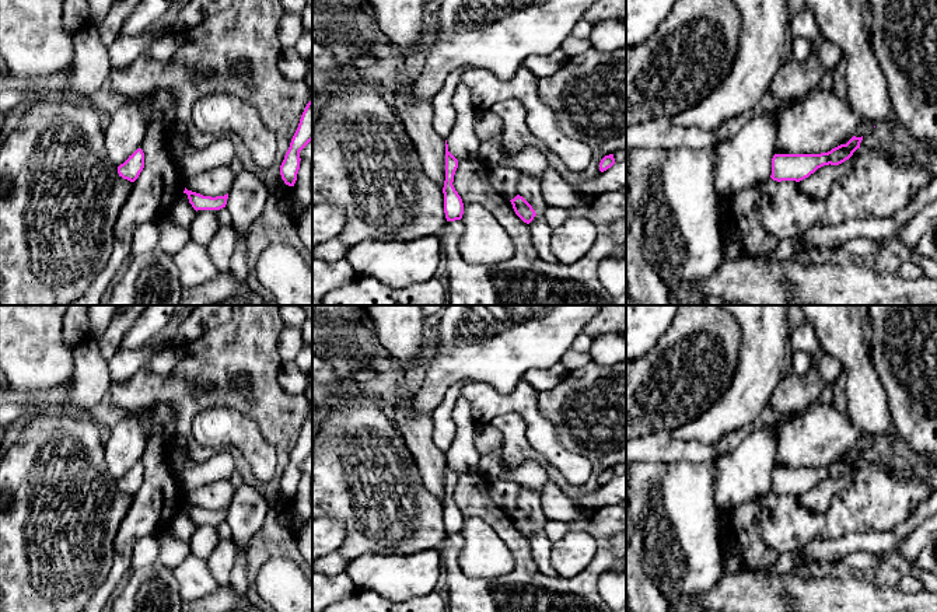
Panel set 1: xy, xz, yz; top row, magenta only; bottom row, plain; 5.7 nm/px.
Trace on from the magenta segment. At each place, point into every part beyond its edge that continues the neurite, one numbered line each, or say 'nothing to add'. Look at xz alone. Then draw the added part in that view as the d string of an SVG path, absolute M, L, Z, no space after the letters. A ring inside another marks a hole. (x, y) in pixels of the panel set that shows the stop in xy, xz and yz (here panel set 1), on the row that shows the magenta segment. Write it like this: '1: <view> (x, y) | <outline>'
nothing to add

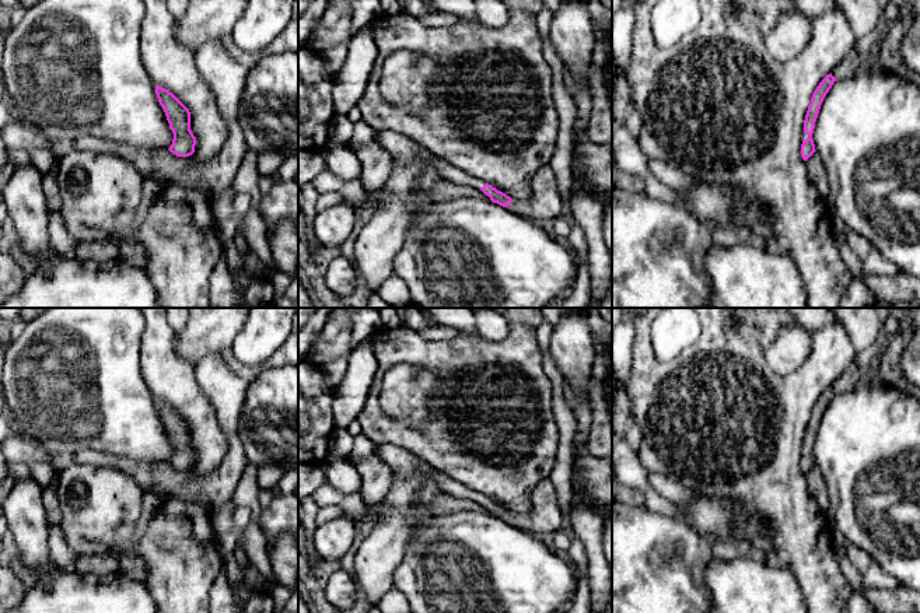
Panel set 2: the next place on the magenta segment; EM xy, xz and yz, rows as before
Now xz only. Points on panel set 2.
1: xz (448, 172) | M433 158L431 164L437 168L440 176L444 181L448 181L451 183L461 185L461 186L472 186L479 190L486 183L485 181L480 181L478 178L473 178L473 176L465 174L459 168L451 165L449 162L447 162L441 158Z

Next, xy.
nothing to add

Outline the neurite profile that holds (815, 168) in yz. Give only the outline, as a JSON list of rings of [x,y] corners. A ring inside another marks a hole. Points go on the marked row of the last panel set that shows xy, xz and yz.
[[[815,151],[807,161],[807,172],[809,176],[809,181],[816,188],[818,193],[823,200],[829,199],[830,189],[828,183],[826,169],[825,165],[819,157],[819,154]]]

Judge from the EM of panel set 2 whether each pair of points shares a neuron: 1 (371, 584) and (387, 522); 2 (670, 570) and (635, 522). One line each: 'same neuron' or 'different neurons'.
1: same neuron
2: same neuron

